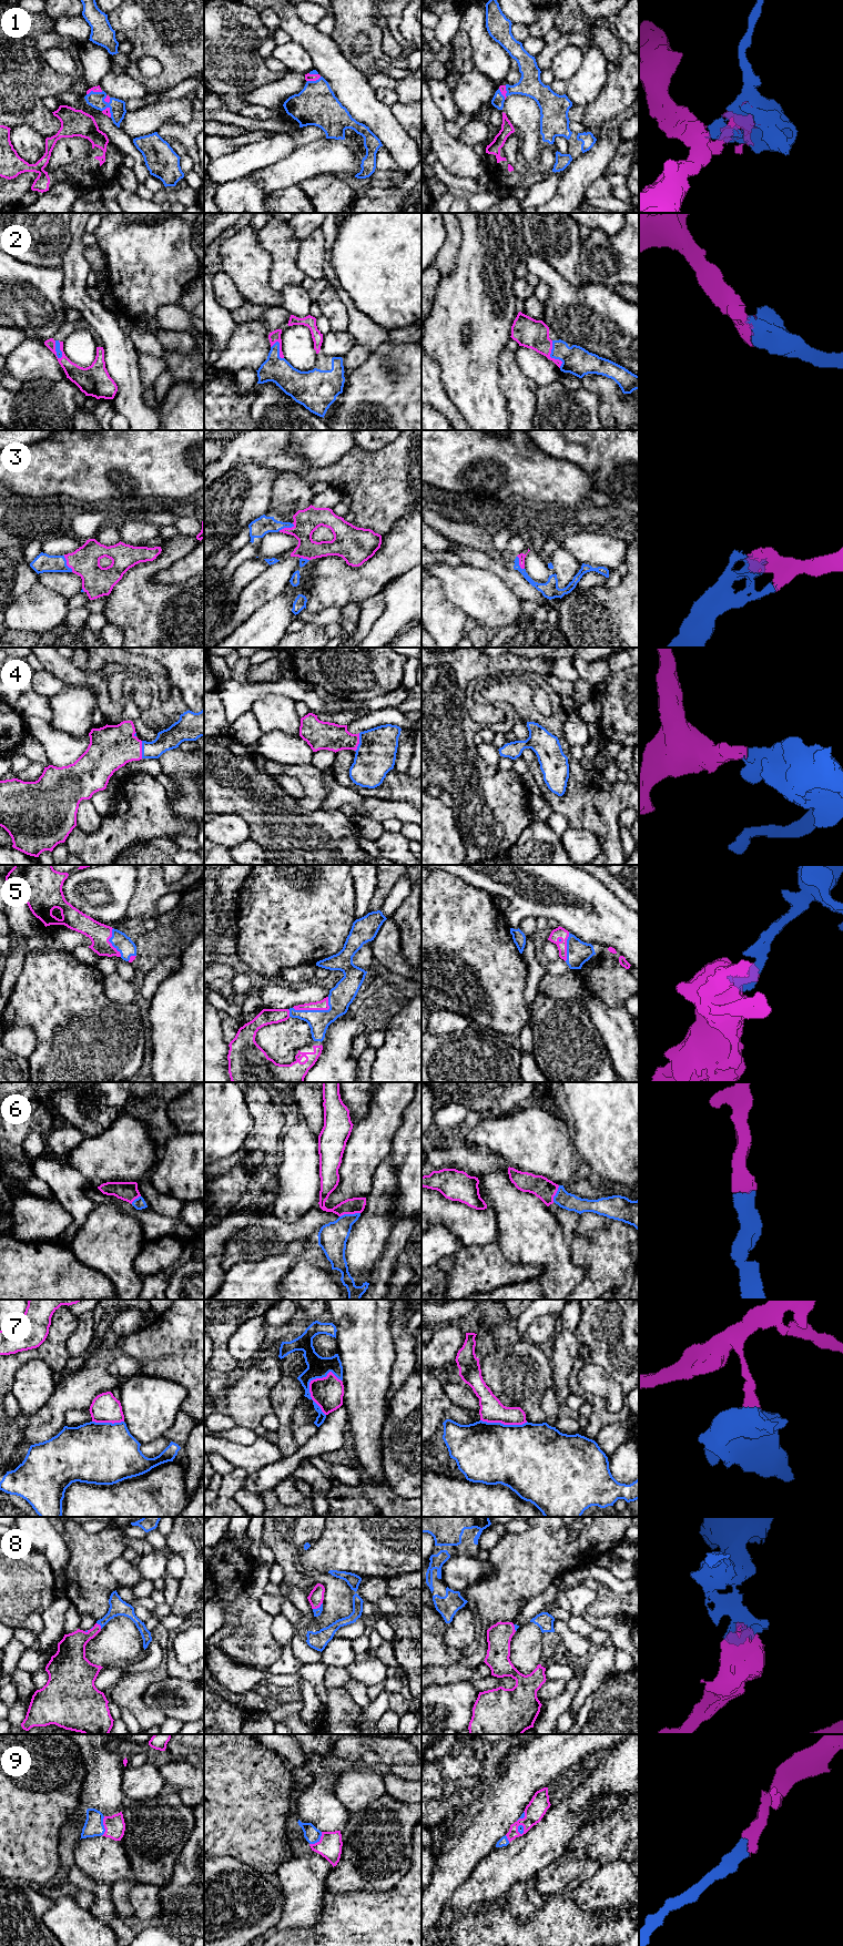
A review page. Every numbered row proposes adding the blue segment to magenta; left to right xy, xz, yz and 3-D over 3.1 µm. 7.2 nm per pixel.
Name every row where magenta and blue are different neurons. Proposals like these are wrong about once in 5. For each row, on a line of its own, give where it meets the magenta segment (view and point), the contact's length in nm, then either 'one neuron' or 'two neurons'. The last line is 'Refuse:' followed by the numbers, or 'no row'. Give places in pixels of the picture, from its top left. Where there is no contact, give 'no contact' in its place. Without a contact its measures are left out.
1: xz (314, 80) | 110 nm | one neuron
2: xy (54, 349) | 140 nm | one neuron
3: xy (67, 563) | 140 nm | one neuron
4: xz (358, 742) | 140 nm | one neuron
5: xz (316, 1009) | 280 nm | one neuron
6: xz (349, 1213) | 160 nm | one neuron
7: xz (310, 1388) | 340 nm | two neurons
8: xz (317, 1607) | 90 nm | one neuron
9: xy (104, 1826) | 140 nm | one neuron
Refuse: 7

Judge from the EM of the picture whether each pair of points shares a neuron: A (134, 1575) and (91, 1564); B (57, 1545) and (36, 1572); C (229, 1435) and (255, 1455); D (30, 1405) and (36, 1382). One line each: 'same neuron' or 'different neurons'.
A: different neurons
B: different neurons
C: different neurons
D: same neuron

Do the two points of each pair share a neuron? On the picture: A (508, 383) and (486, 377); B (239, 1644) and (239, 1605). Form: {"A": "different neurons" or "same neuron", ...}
{"A": "different neurons", "B": "same neuron"}

